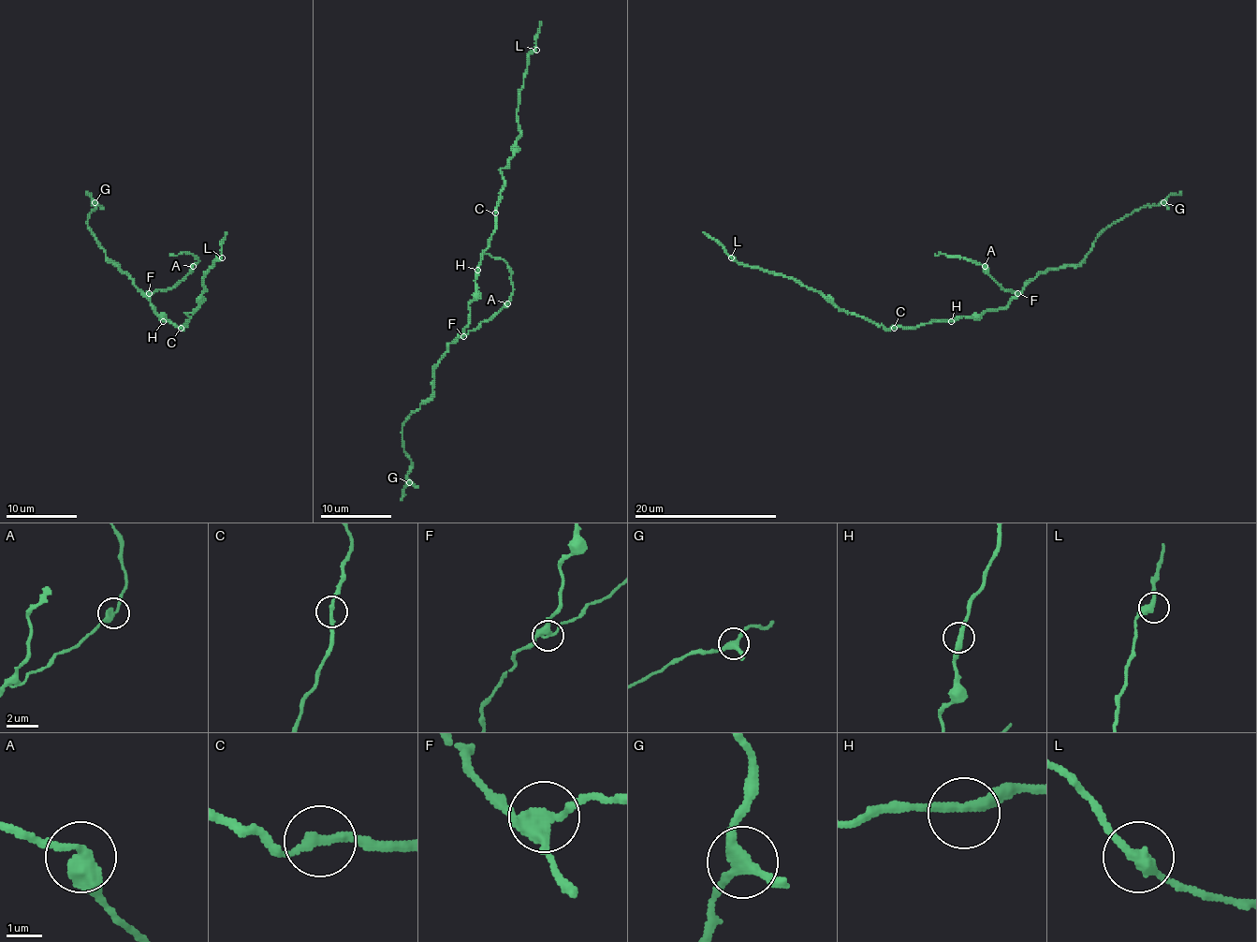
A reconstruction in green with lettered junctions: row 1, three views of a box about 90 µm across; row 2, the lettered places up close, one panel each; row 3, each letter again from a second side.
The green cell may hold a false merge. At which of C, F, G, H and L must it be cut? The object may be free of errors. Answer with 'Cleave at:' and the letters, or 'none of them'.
Cleave at: F

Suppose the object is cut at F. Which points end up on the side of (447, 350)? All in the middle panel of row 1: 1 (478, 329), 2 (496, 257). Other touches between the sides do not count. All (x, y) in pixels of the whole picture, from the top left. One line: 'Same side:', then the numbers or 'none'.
Same side: none

